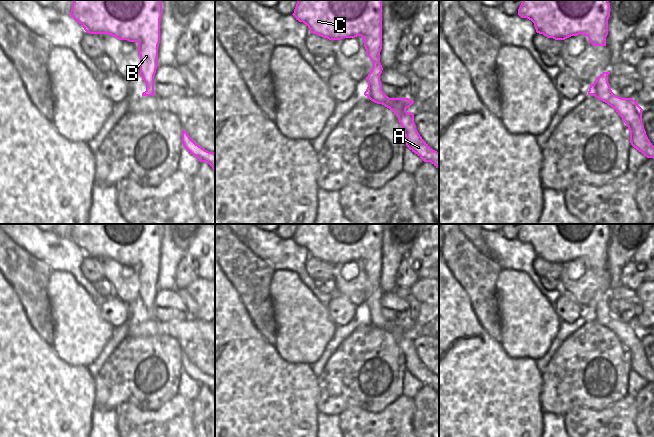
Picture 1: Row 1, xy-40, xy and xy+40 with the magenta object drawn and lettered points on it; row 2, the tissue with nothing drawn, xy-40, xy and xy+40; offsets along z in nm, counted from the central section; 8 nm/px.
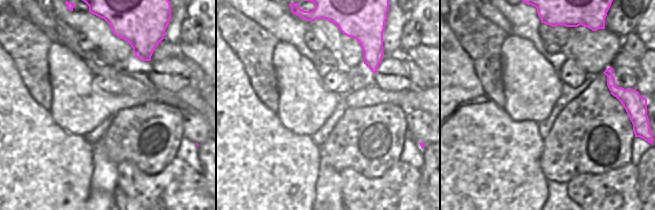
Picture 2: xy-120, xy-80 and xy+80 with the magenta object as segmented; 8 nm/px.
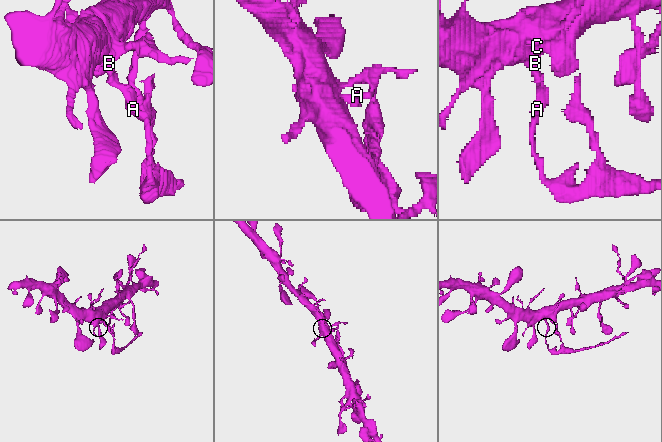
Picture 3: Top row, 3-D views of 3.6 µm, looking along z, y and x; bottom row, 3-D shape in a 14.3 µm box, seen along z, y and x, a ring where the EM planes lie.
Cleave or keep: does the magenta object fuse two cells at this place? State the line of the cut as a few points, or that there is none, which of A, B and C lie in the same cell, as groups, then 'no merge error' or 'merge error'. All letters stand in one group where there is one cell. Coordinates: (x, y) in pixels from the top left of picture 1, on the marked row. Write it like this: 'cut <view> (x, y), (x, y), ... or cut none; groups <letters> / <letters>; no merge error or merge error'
cut xy+40 (615, 95), (607, 103); groups A / B C; merge error

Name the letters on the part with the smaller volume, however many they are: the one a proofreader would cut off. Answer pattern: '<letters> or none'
A

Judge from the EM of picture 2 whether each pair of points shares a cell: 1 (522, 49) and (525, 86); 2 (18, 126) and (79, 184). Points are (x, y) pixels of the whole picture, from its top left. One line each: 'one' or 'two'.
1: one
2: one

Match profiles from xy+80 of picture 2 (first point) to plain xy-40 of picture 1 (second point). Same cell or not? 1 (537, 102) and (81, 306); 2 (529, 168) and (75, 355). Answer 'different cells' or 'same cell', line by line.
1: same cell
2: different cells

